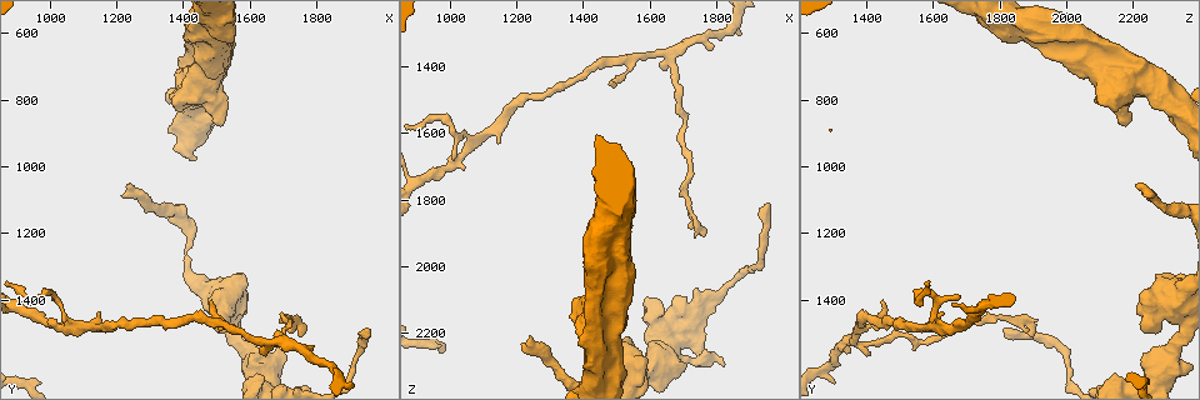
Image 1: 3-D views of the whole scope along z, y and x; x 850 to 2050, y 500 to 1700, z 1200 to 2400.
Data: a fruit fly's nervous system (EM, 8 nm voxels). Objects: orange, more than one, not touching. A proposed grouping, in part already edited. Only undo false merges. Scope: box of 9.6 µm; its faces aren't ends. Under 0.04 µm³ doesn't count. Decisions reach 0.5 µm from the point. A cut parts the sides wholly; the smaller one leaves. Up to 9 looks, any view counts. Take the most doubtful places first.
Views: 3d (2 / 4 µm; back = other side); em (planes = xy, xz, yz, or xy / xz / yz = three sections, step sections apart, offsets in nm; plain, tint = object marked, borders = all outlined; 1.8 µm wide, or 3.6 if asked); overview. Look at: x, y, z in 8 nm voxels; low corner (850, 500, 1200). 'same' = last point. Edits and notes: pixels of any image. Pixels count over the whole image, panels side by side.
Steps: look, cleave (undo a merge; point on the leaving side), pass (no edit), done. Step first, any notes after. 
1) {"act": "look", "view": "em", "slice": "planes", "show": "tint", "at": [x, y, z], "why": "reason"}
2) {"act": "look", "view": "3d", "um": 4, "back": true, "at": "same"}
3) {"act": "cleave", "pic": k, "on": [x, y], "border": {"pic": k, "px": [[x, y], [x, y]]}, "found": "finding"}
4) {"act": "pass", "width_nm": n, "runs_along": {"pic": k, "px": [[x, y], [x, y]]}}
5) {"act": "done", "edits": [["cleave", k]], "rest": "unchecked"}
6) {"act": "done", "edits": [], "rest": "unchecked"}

{"act": "look", "view": "3d", "um": 2, "at": [1680, 1530, 1350], "why": "abrupt turn"}

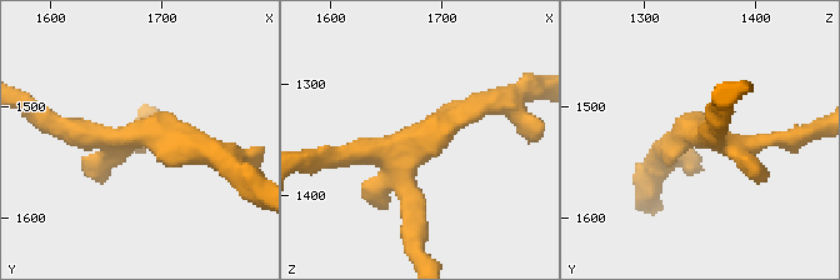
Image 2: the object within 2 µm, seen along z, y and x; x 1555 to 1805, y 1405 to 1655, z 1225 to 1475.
{"act": "look", "view": "em", "um": 3.6, "slice": "xz", "step": 8, "show": "tint", "at": [1674, 1528, 1354], "why": "need the tissue"}

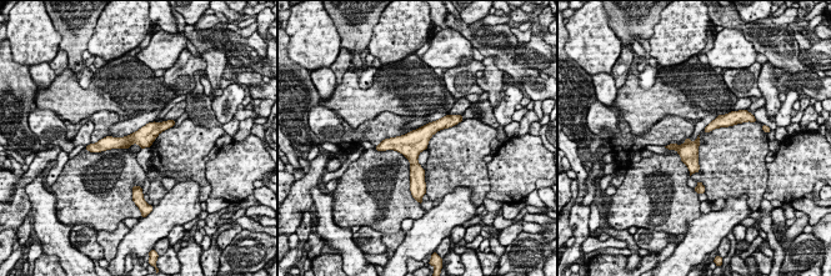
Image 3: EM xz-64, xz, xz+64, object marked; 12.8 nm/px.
{"act": "look", "view": "em", "um": 3.6, "slice": "planes", "show": "tint", "at": "same"}

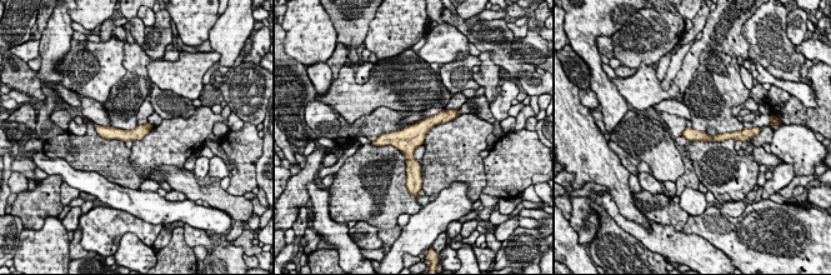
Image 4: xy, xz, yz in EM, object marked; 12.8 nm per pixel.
{"act": "pass", "found": "all the same neuron"}

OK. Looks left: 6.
{"act": "look", "view": "3d", "um": 4, "at": [1620, 1590, 2300], "why": "calibre changes"}

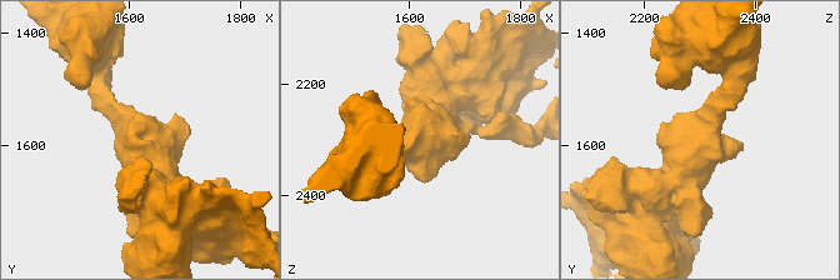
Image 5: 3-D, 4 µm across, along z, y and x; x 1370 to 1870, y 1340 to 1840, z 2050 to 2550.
{"act": "look", "view": "em", "um": 3.6, "slice": "yz", "step": 8, "show": "tint", "at": [1615, 1580, 2300]}

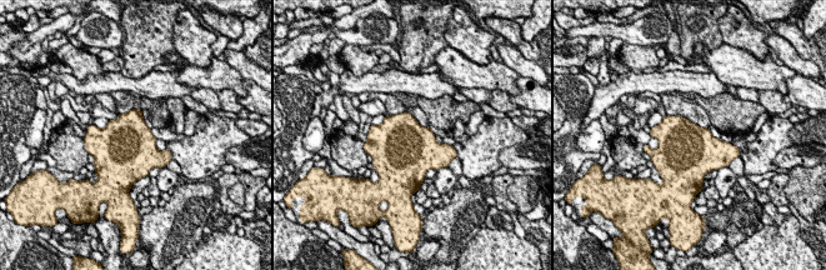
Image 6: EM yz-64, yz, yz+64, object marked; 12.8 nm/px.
{"act": "pass", "width_nm": 650, "found": "one neuron here"}

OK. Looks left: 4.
{"act": "look", "view": "3d", "um": 4, "at": [1450, 740, 2150], "why": "sudden change in width"}

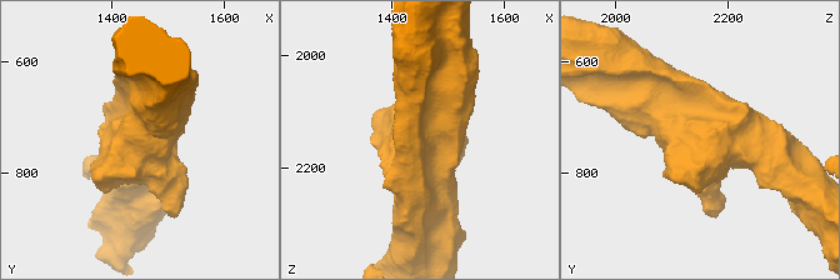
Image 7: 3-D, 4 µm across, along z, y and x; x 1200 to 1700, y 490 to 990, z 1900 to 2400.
{"act": "look", "view": "em", "um": 3.6, "slice": "yz", "step": 4, "show": "tint", "at": [1455, 740, 2145]}

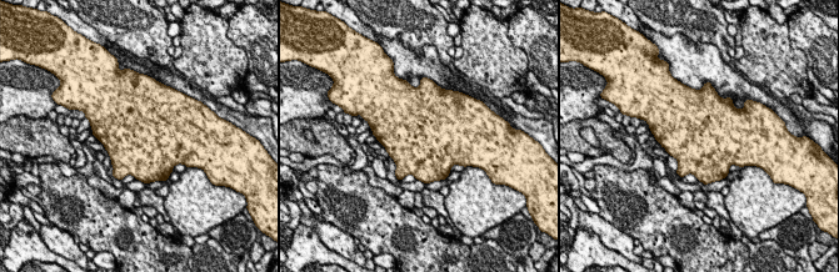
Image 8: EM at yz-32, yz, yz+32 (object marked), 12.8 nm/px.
{"act": "look", "view": "em", "um": 3.6, "slice": "planes", "show": "tint", "at": "same"}

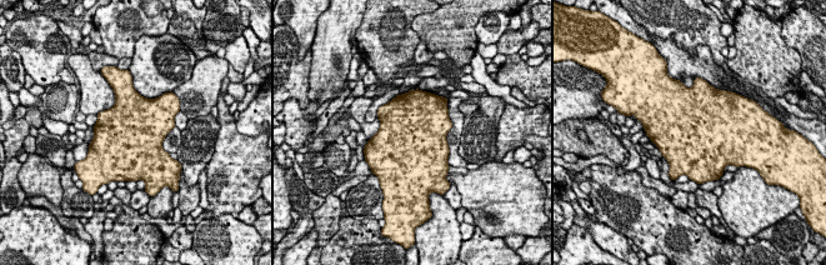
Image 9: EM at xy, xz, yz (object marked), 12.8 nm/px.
{"act": "pass", "width_nm": 900, "found": "continuous, no second neuron"}

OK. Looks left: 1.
{"act": "look", "view": "em", "slice": "yz", "step": 4, "show": "tint", "at": [1090, 1490, 1630], "why": "a fork"}

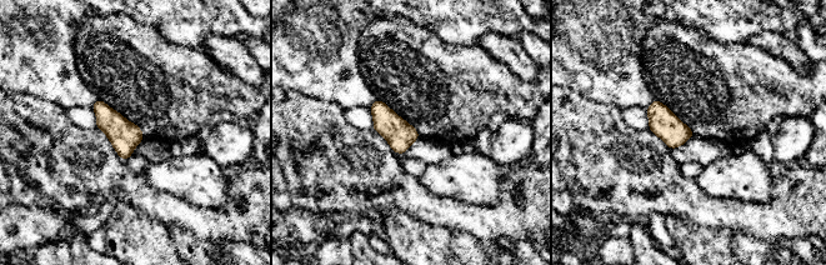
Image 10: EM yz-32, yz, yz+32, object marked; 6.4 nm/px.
{"act": "pass", "width_nm": 180, "found": "continuous, no second neuron"}

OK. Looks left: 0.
{"act": "done", "edits": [], "rest": "unchecked"}

